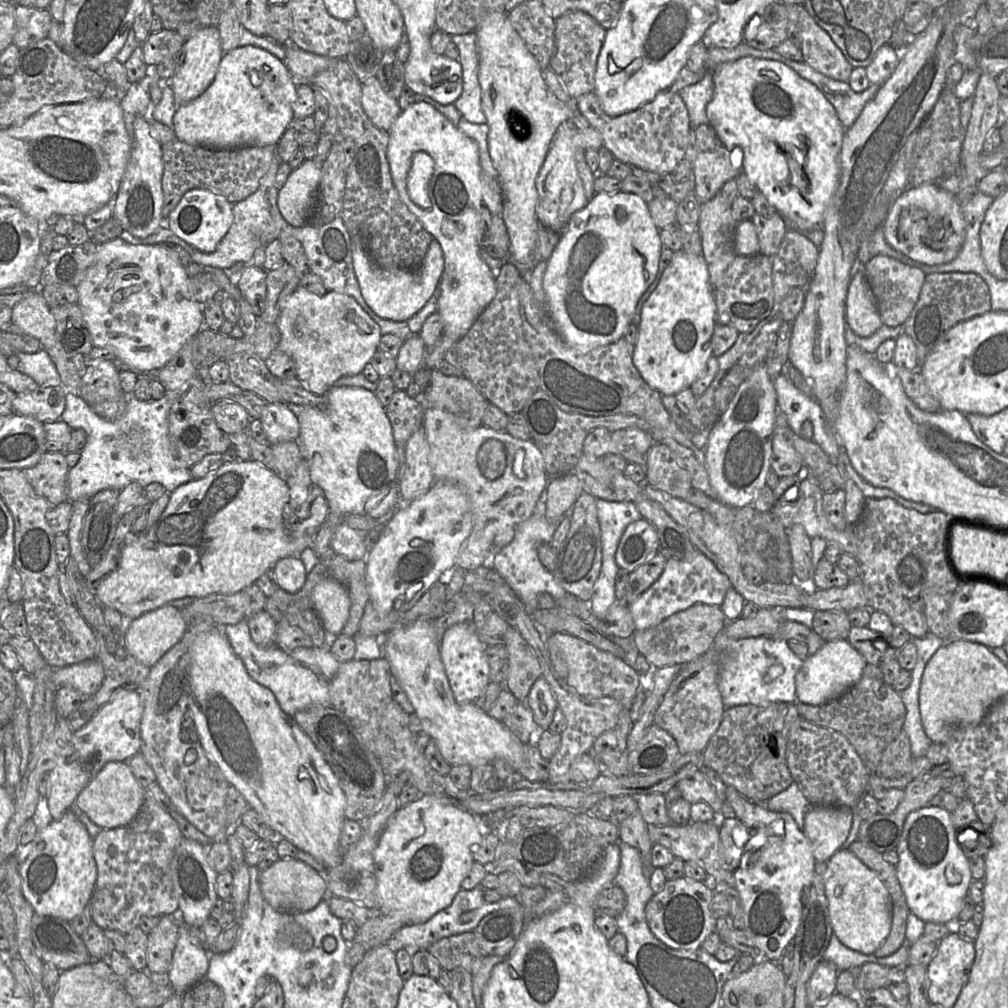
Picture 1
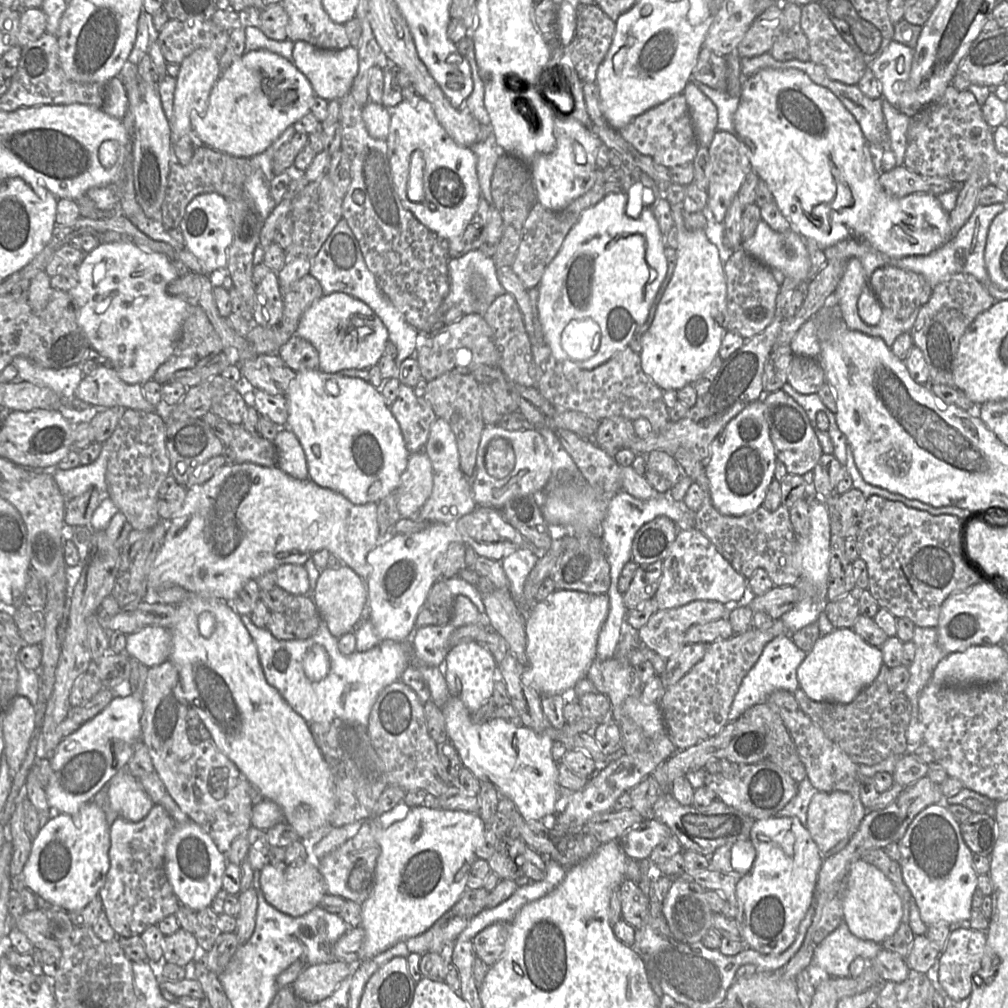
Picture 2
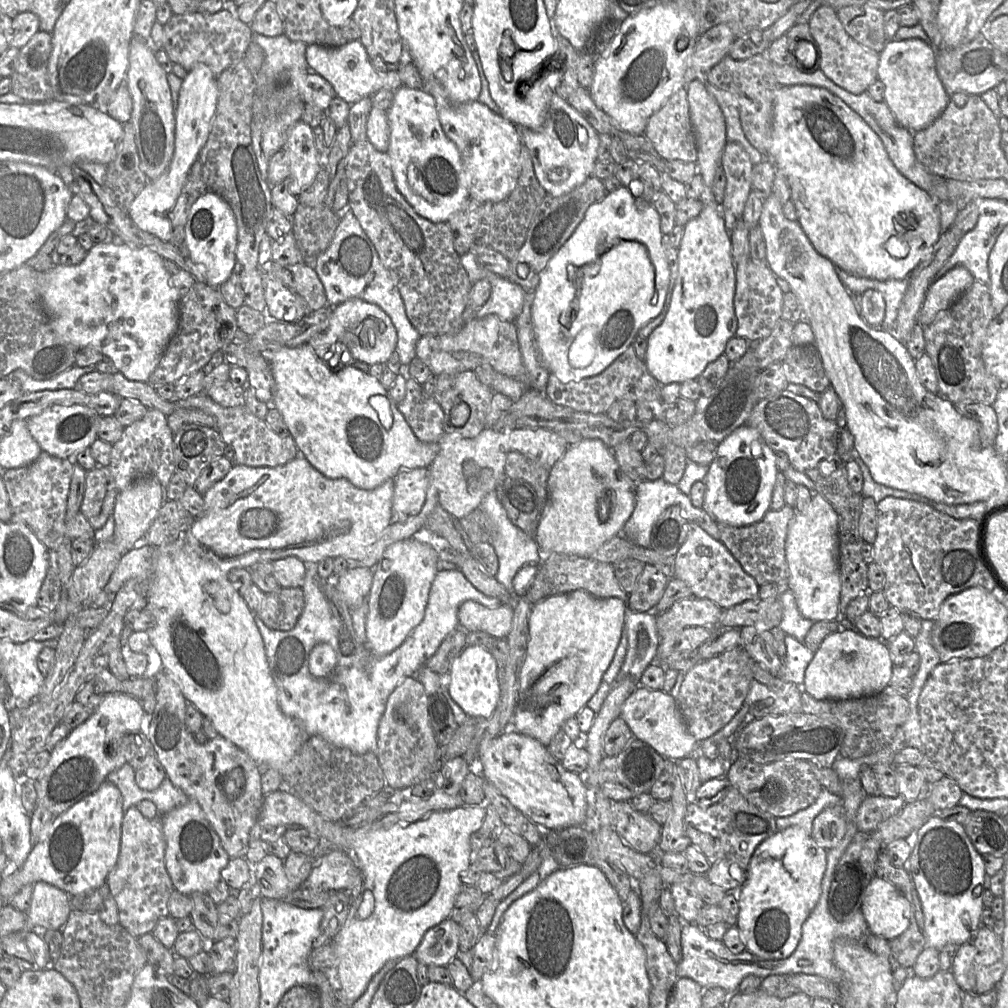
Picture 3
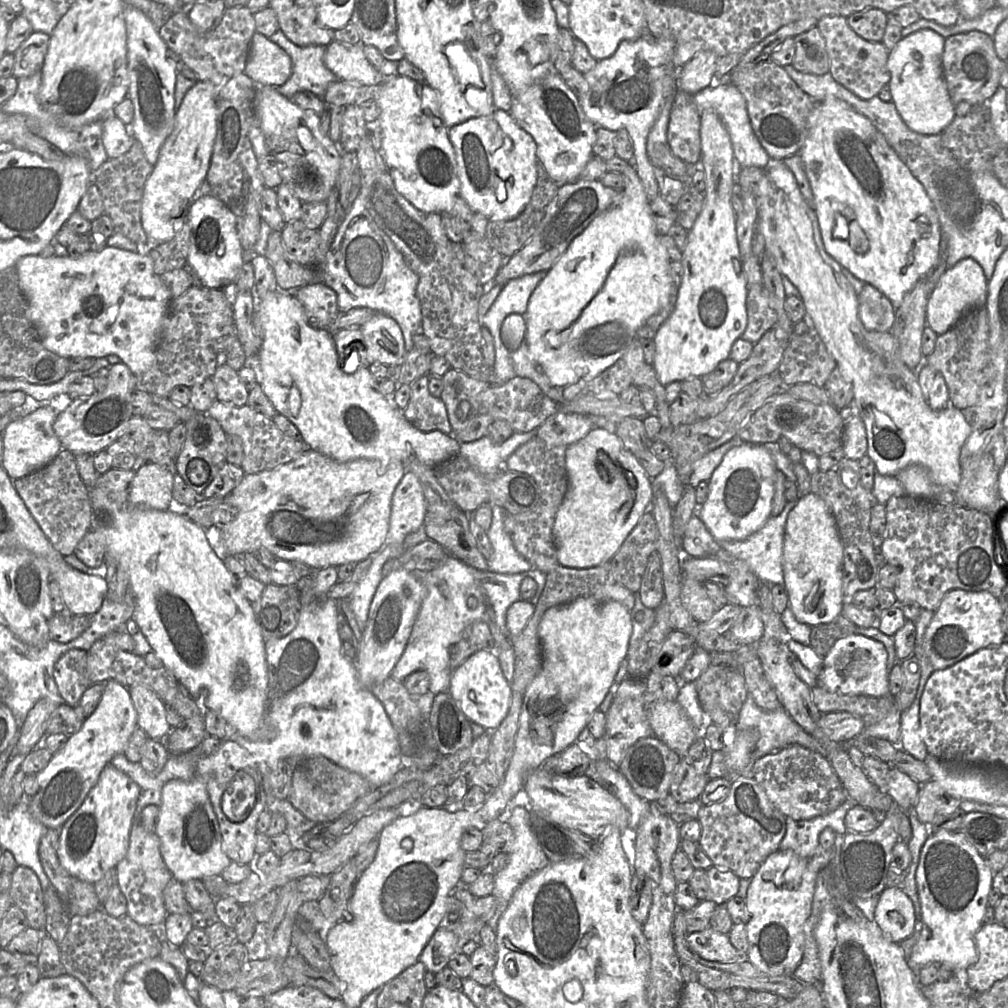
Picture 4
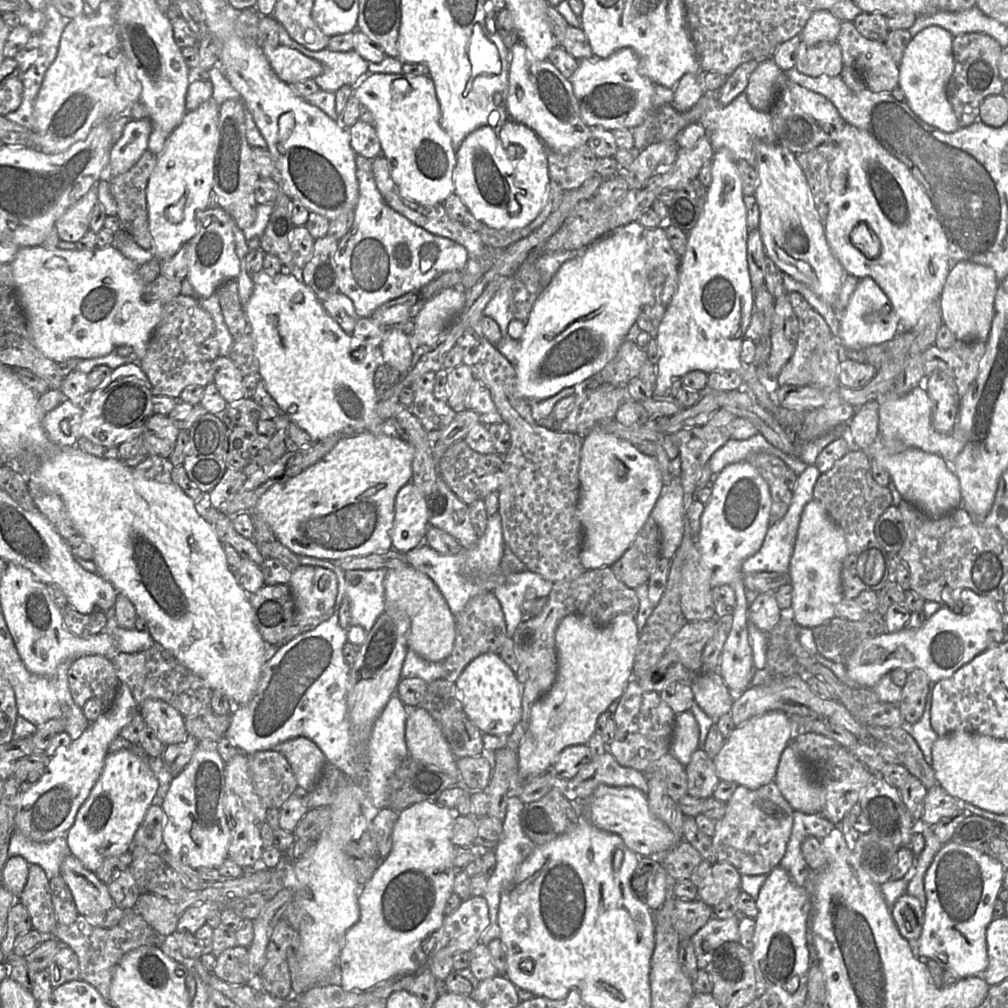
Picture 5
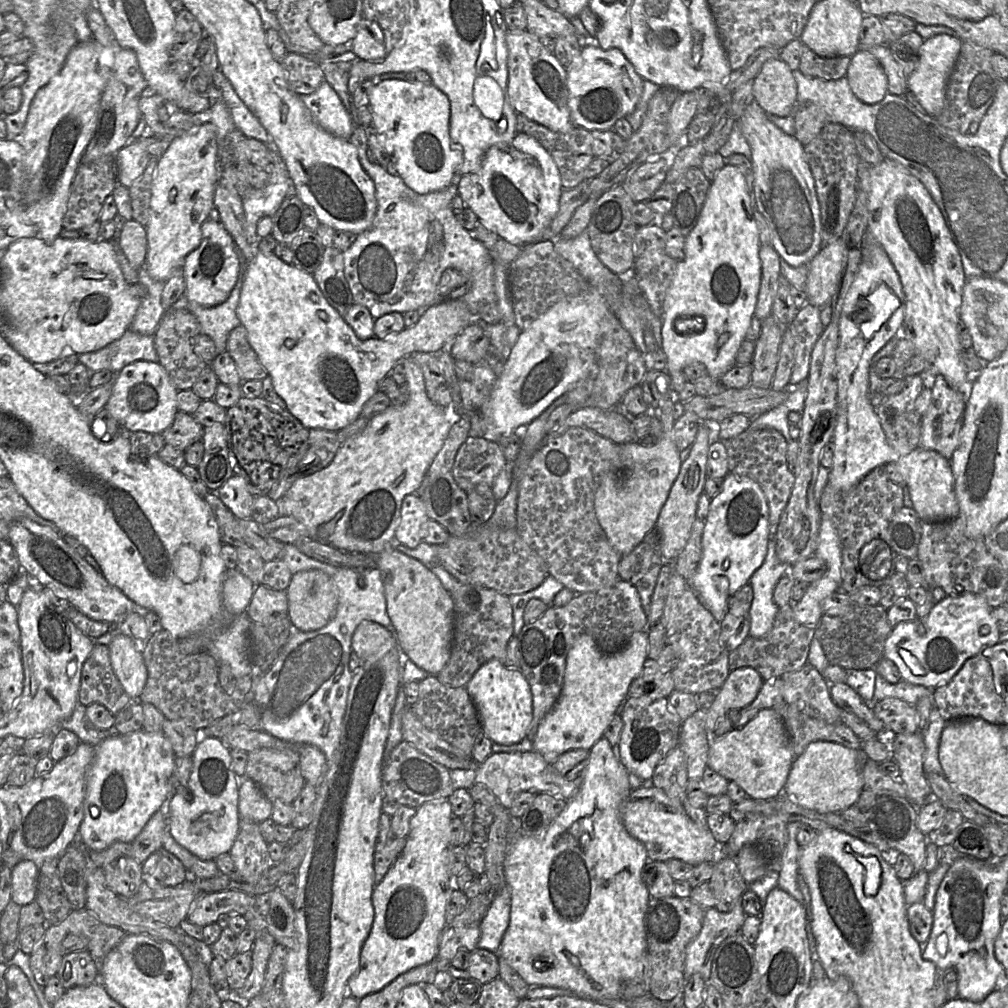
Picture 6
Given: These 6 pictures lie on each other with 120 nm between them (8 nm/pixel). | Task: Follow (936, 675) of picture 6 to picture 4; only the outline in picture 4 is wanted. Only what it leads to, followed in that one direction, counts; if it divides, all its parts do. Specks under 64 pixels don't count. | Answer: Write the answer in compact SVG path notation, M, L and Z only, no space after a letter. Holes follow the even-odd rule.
M953 589L946 593L939 608L925 632L923 648L935 670L944 669L986 647L999 646L1003 643L1005 631L1003 618L1005 612L995 596L987 591L966 591ZM859 634L840 638L823 657L818 685L830 692L881 697L890 693L888 652L881 642Z

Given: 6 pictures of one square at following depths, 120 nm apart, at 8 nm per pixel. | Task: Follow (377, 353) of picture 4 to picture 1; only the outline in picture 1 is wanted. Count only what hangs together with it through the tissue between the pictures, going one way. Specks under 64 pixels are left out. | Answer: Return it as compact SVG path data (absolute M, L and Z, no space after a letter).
M298 286L286 299L276 324L281 333L281 339L276 349L289 355L296 367L295 377L312 393L325 394L335 386L338 379L347 375L356 375L363 371L379 349L381 328L371 316L352 297L336 291L328 291L317 295Z

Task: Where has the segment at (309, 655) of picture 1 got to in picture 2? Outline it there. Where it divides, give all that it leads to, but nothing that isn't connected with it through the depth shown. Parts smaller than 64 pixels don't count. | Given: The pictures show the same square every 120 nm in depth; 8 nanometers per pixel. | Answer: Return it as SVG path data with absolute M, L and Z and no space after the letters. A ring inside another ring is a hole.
M241 615L241 620L257 646L259 660L267 682L278 690L283 699L308 724L313 722L328 723L335 719L342 719L367 727L371 710L379 694L390 684L400 681L412 659L412 648L407 639L403 641L384 640L370 650L355 651L351 655L344 655L339 650L338 639L330 633L324 620L320 622L313 636L302 640L279 640L267 628L259 628L253 624L249 615ZM314 645L323 646L330 658L330 670L319 681L309 679L304 670L304 657Z

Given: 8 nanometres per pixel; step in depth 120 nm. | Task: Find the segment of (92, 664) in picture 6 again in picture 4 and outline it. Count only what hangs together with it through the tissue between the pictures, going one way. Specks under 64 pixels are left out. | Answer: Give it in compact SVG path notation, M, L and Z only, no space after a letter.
M72 649L55 663L53 676L65 704L79 705L86 689L91 685L86 673L87 651Z

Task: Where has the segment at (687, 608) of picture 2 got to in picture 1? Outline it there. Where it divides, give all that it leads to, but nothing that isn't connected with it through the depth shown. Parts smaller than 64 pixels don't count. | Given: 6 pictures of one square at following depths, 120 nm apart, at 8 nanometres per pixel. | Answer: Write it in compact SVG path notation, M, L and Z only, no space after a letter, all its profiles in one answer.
M695 604L669 616L655 627L636 631L633 635L634 646L653 668L673 664L686 665L713 646L715 638L723 631L726 622L721 606Z

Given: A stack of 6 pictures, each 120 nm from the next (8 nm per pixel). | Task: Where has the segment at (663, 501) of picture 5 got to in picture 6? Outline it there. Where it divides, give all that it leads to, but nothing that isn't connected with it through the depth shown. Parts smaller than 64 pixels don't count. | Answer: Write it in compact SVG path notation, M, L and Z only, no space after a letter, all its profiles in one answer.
M702 421L699 426L696 439L692 445L691 452L680 467L679 474L674 481L667 500L659 513L656 528L660 534L660 548L664 561L673 562L685 547L694 521L696 519L696 508L699 496L703 493L706 474L706 464L709 446L720 440L719 421Z

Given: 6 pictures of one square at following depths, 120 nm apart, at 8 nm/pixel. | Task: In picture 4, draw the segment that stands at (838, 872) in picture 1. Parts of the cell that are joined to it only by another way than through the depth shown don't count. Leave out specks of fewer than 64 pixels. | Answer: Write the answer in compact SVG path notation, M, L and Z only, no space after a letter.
M886 887L878 895L874 921L896 943L910 937L918 924L912 900L899 887Z

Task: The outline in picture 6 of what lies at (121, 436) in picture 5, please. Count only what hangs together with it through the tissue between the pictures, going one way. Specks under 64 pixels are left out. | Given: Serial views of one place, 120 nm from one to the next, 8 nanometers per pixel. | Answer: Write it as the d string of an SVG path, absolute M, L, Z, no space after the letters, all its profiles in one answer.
M139 360L125 366L115 375L112 393L104 408L111 418L130 432L162 434L172 425L179 411L177 392L166 370L158 362Z

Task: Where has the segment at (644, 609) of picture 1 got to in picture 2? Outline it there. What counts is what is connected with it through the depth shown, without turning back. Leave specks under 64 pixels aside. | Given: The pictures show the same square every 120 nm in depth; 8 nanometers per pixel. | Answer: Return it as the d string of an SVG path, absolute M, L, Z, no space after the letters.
M696 528L679 529L663 561L662 578L654 596L658 610L677 608L696 600L733 606L744 602L748 594L748 579L732 567L708 537Z

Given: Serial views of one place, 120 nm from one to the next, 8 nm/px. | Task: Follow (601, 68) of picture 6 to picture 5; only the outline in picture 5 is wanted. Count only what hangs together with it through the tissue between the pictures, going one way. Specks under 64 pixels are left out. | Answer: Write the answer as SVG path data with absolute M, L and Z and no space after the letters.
M629 47L622 48L607 58L579 60L579 66L570 78L574 95L578 101L583 122L589 126L600 126L607 130L632 129L640 125L650 113L654 94L654 82L639 71L639 58Z

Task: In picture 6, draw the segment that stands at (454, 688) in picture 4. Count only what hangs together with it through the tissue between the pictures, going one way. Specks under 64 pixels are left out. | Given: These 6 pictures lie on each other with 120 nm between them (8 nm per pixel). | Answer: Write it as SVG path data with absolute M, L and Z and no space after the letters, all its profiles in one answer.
M500 659L483 664L465 686L480 718L483 733L500 745L524 740L533 719L532 693L529 683L518 669L510 669Z

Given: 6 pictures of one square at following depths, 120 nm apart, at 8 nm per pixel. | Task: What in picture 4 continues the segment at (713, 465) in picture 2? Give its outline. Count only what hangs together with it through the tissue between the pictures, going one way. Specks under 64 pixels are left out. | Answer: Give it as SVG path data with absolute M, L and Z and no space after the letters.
M744 443L731 448L708 481L706 501L698 515L716 541L743 540L758 531L772 515L776 466L762 444Z

